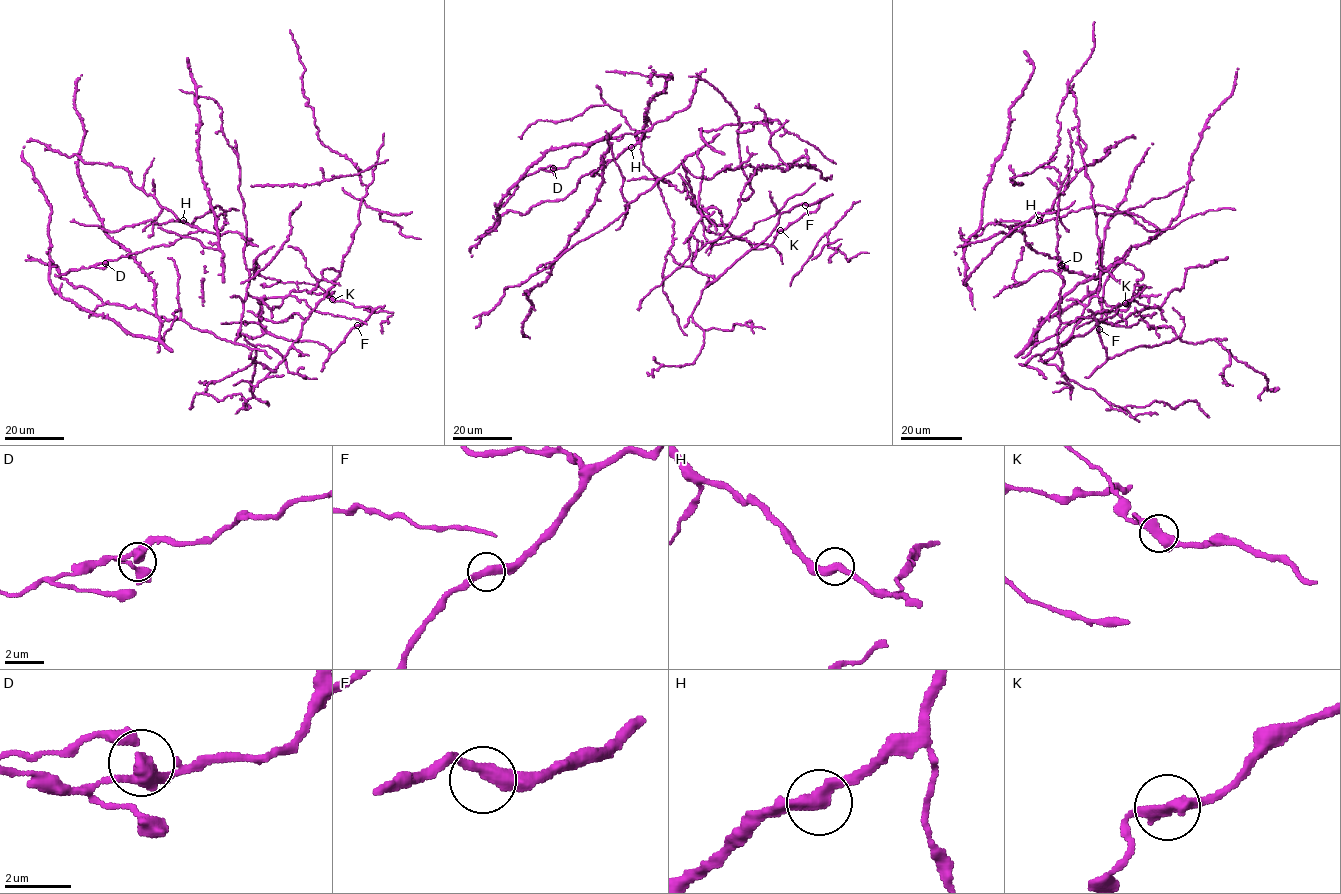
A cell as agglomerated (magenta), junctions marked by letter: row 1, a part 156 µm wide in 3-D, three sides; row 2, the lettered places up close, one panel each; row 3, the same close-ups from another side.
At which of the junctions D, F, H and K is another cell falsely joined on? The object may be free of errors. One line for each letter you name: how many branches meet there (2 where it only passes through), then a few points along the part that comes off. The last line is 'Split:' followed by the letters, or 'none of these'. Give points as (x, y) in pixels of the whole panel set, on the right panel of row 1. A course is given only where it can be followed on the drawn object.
K: 2 branches meet; foreign part runs (1125, 303), (1145, 286), (1134, 285), (1140, 289), (1151, 287)
Split: K

